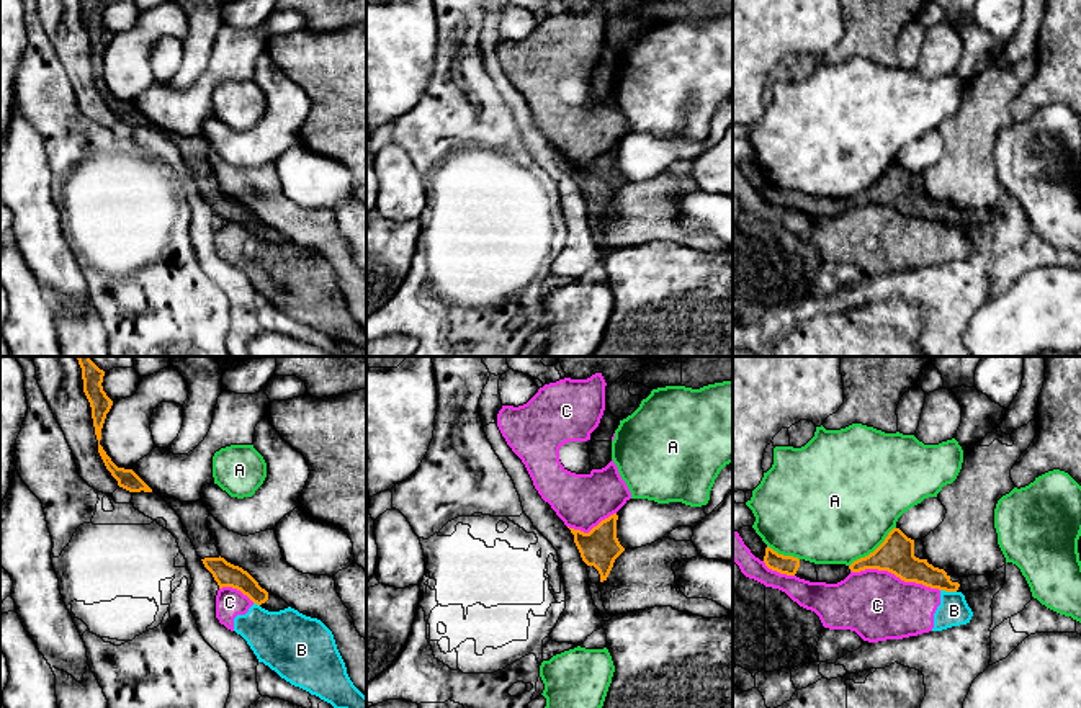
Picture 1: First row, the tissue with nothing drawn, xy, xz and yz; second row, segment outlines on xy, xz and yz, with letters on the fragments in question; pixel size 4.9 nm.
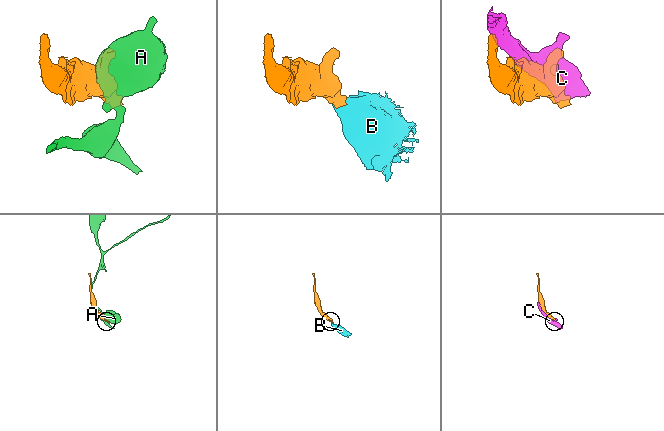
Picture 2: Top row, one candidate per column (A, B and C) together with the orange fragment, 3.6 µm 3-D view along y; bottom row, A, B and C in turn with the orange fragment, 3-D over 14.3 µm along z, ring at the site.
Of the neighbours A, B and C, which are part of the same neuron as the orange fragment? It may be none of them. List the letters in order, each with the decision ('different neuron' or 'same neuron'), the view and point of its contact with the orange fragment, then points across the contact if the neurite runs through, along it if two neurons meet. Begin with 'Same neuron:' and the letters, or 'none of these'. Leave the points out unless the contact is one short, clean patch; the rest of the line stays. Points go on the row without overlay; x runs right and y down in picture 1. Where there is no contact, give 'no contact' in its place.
Same neuron: none of these
A: different neuron; contact yz (874, 185)
B: different neuron; contact yz (949, 224); border yz (941, 223), (955, 226)
C: different neuron; contact yz (895, 208)

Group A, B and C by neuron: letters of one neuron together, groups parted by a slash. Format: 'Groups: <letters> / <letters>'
Groups: A / B C

